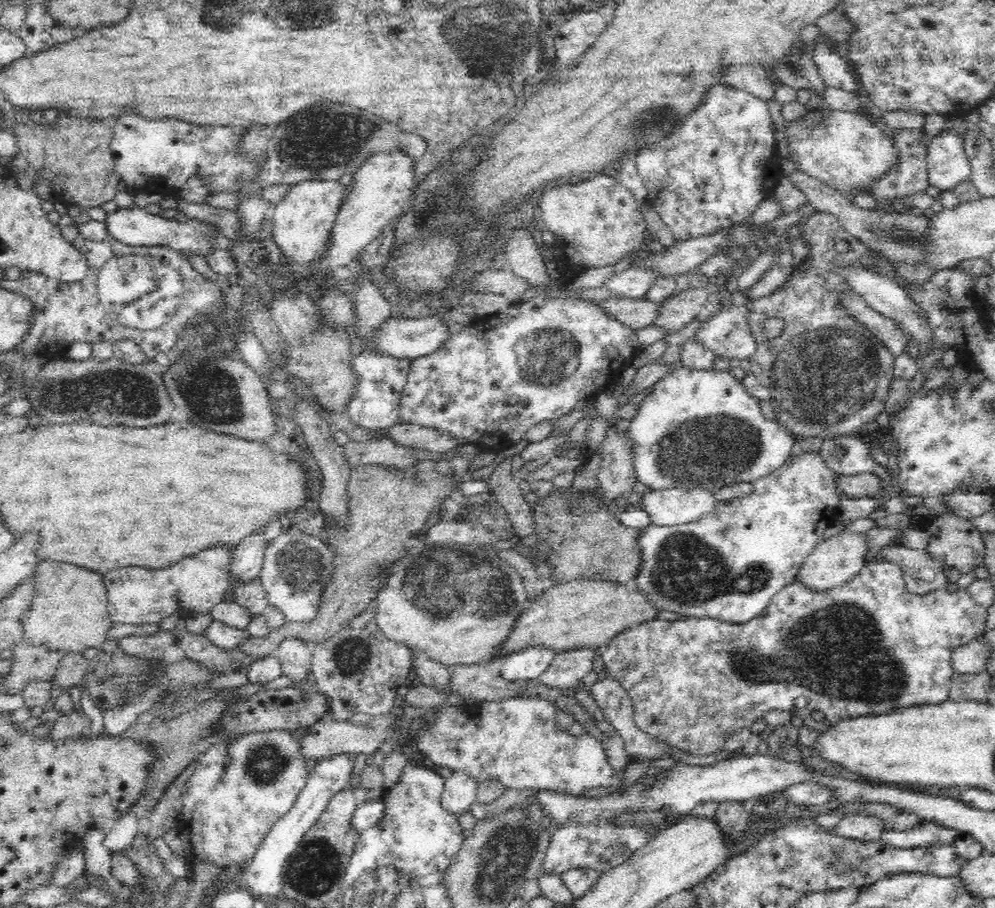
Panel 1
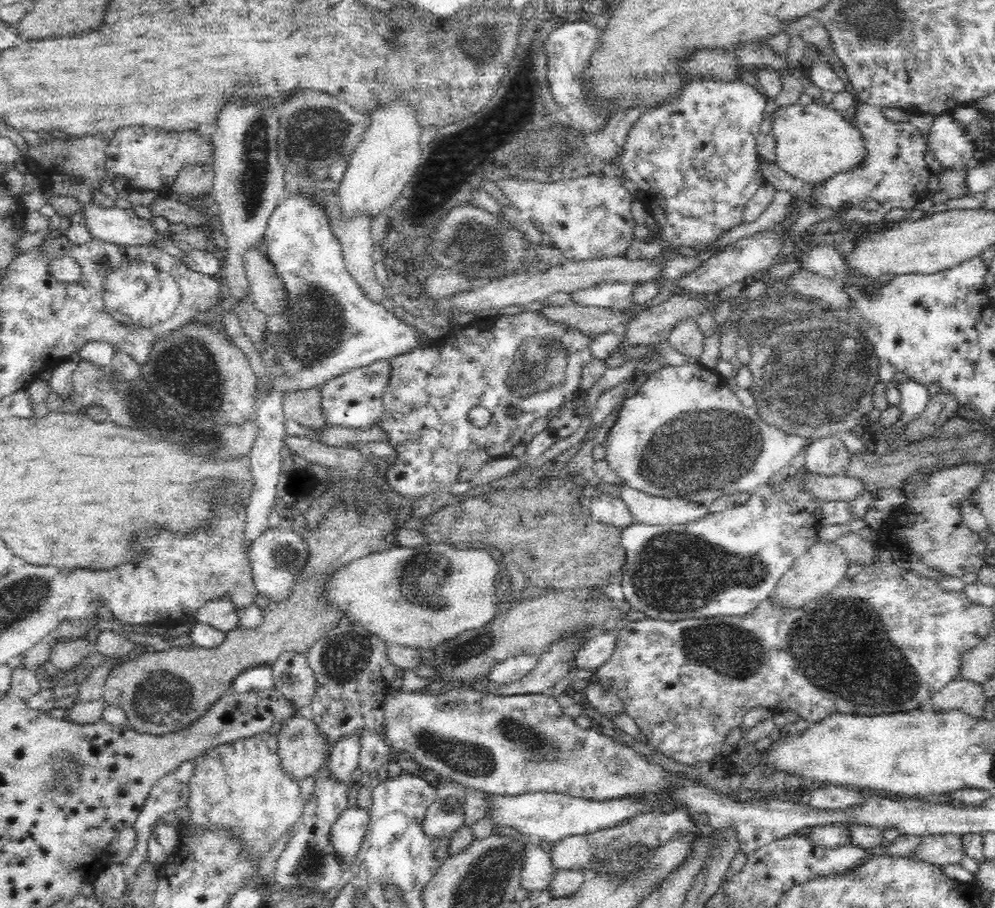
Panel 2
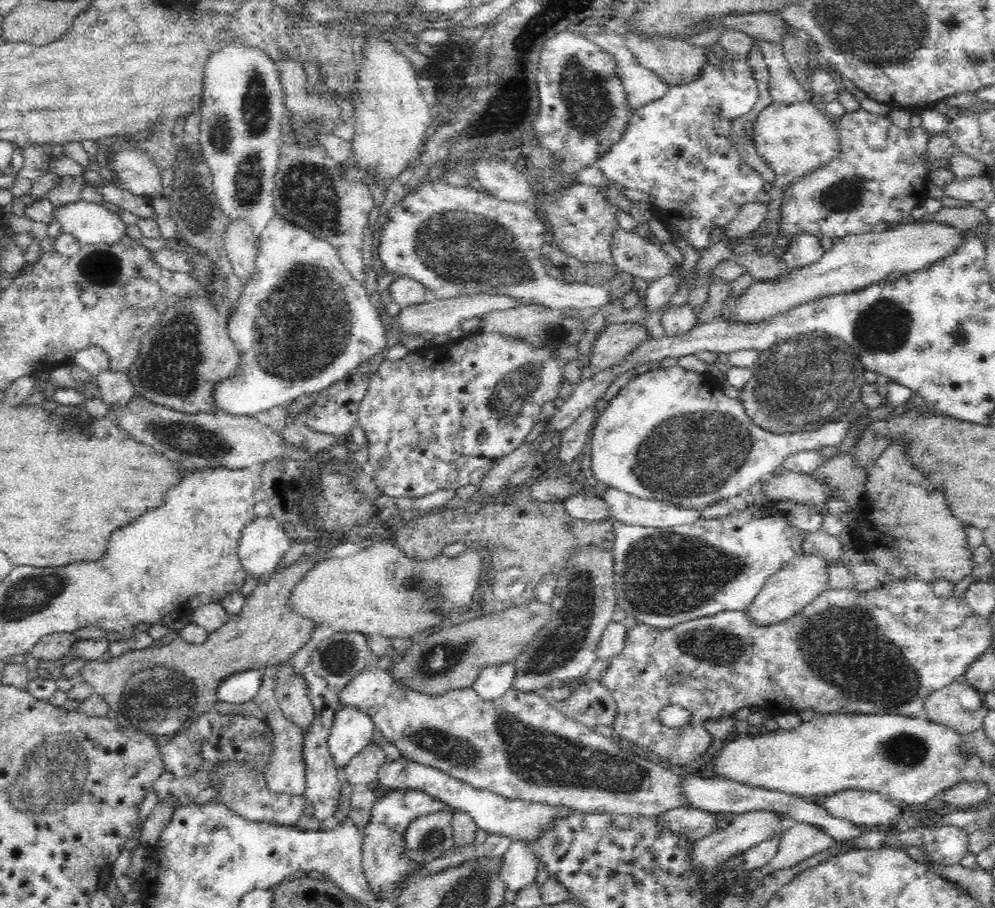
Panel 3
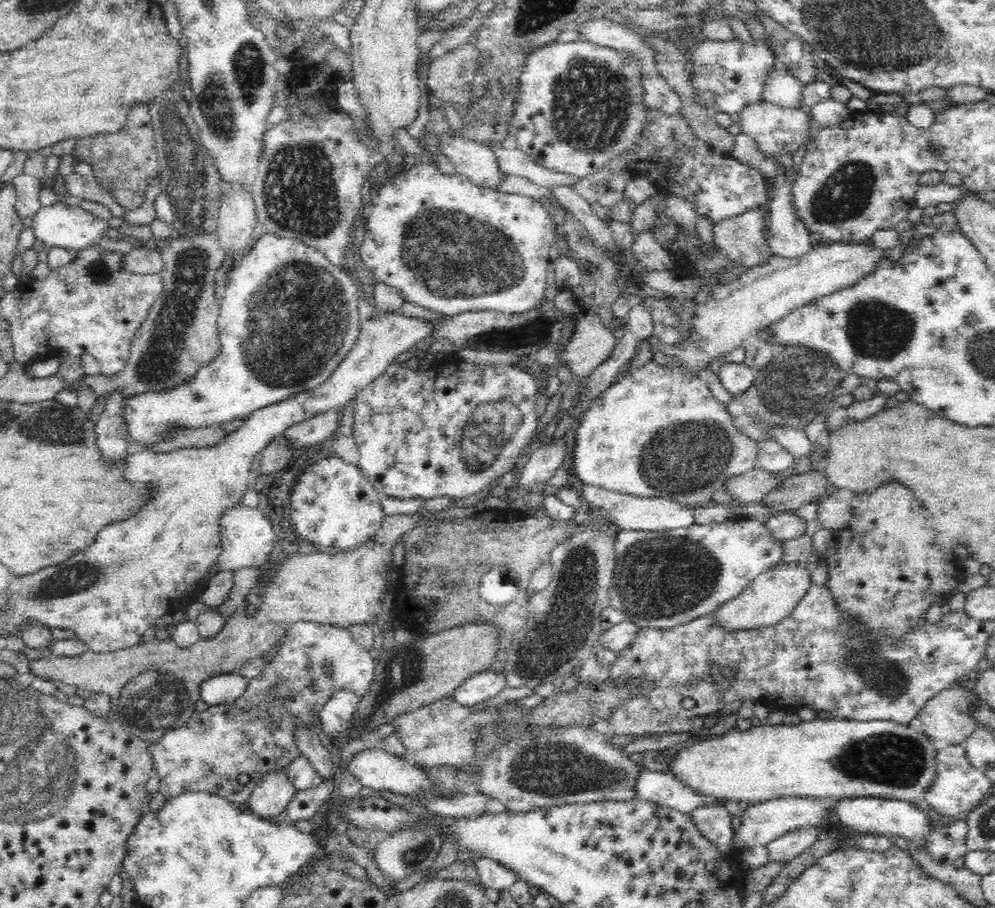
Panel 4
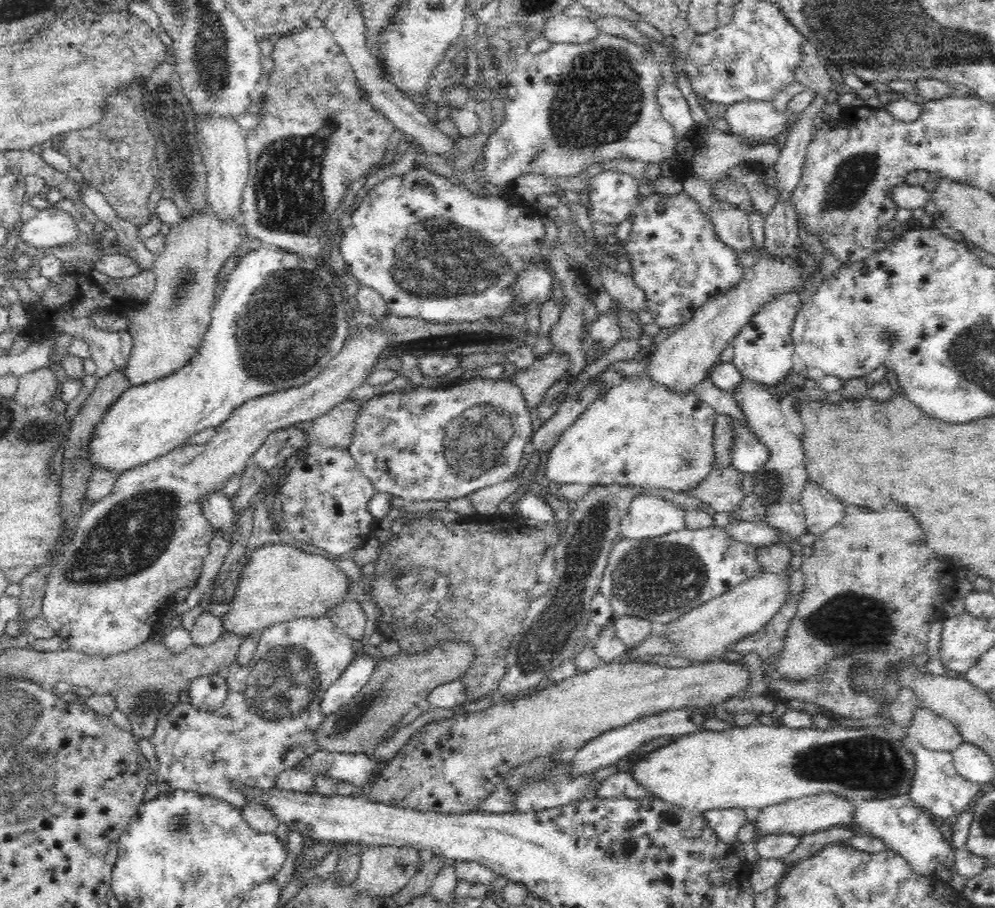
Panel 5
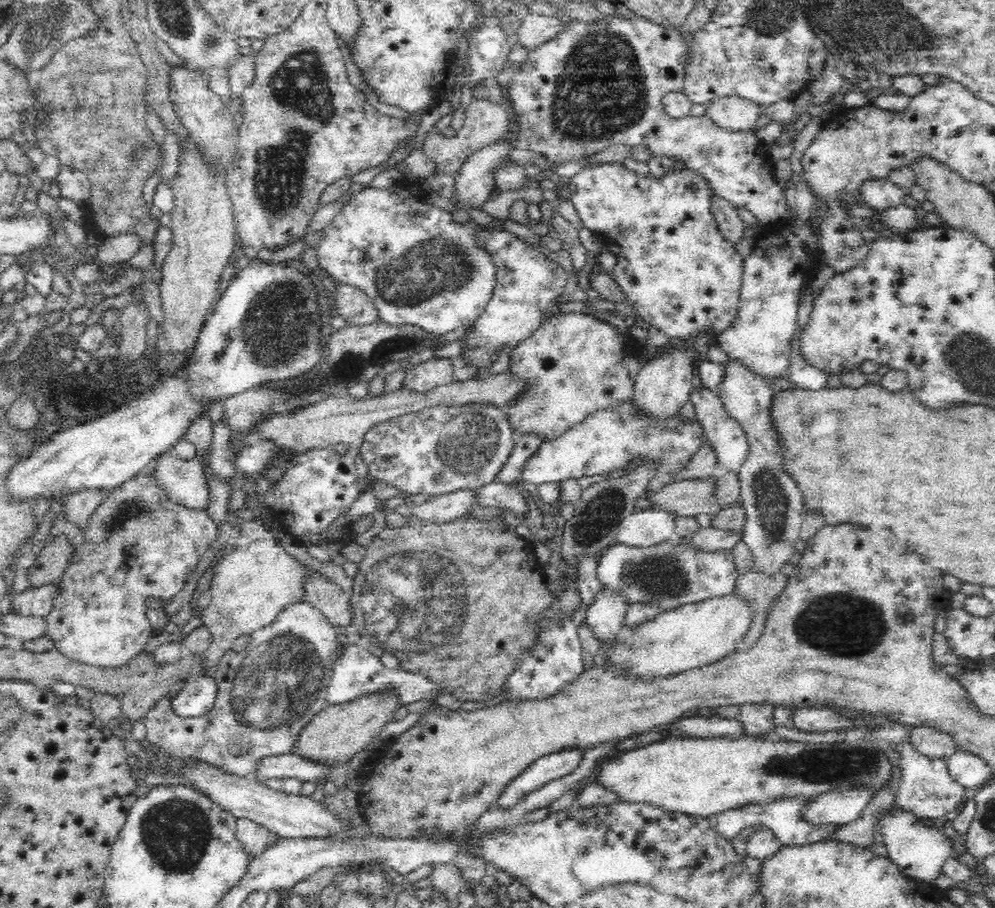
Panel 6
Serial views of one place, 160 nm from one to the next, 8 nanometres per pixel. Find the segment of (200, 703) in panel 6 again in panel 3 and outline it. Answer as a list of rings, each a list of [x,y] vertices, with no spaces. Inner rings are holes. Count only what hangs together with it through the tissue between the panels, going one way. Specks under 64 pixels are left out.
[[[252,669],[228,676],[219,687],[218,697],[230,704],[242,704],[253,700],[262,689],[264,673],[263,669]]]

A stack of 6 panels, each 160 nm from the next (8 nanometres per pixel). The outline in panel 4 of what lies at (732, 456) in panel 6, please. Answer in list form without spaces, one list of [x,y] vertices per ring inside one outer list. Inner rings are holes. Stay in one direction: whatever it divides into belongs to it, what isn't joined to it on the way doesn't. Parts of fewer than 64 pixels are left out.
[[[774,440],[761,442],[759,469],[767,472],[786,472],[793,469],[802,471],[806,468],[804,459],[798,459],[784,446]]]

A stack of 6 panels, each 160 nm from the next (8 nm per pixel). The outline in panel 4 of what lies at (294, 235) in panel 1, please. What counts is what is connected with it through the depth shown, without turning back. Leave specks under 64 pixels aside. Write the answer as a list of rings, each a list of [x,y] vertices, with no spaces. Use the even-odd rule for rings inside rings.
[[[274,233],[263,234],[254,246],[245,254],[241,260],[236,262],[231,270],[229,282],[225,288],[223,299],[220,304],[220,316],[218,318],[218,330],[222,350],[220,356],[212,362],[211,365],[204,366],[196,372],[195,378],[192,381],[186,382],[182,386],[178,386],[176,390],[166,390],[164,393],[144,393],[136,394],[126,398],[126,421],[128,422],[131,442],[135,444],[156,444],[158,440],[166,438],[166,432],[170,424],[178,424],[187,427],[203,427],[210,425],[222,425],[236,419],[246,420],[256,410],[279,404],[290,398],[294,394],[303,393],[304,391],[312,390],[320,384],[324,384],[334,374],[336,368],[346,360],[352,348],[356,346],[356,342],[360,338],[360,309],[358,306],[359,288],[354,281],[351,273],[344,268],[335,265],[326,257],[323,250],[315,246],[308,245],[307,242],[300,241],[299,238],[284,237]]]

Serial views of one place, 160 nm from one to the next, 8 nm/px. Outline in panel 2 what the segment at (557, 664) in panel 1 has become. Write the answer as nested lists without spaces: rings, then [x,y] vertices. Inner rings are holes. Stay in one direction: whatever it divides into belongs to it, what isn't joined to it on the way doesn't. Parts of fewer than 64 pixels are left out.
[[[606,630],[591,636],[591,638],[575,652],[575,657],[573,658],[573,664],[575,665],[570,674],[578,672],[578,670],[591,670],[594,672],[595,669],[600,668],[600,666],[612,656],[615,640],[616,630]]]

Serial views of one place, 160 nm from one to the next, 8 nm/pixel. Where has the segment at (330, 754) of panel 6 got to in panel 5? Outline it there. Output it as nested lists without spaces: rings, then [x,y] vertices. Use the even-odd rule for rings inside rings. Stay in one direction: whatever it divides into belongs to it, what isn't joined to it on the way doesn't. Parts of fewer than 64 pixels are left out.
[[[450,639],[417,653],[400,653],[391,658],[379,658],[366,686],[338,712],[323,718],[318,735],[321,750],[332,752],[374,752],[386,730],[404,718],[410,710],[440,686],[460,680],[478,656],[472,641]]]

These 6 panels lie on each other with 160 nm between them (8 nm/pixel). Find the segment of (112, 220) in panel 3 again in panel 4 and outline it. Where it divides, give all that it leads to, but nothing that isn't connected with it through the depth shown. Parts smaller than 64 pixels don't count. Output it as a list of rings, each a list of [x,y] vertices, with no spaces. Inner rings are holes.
[[[60,201],[53,206],[40,208],[32,218],[32,226],[37,241],[44,242],[50,248],[59,246],[76,252],[106,238],[108,230],[110,230],[108,220],[96,216],[90,210],[84,210],[80,205],[70,206],[70,204],[62,204]]]

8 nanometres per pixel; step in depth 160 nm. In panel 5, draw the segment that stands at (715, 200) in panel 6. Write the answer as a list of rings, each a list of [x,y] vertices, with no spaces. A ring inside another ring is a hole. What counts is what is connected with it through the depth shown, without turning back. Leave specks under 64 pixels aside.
[[[634,22],[638,30],[646,33],[651,39],[657,40],[657,42],[661,42],[665,46],[672,47],[670,53],[673,55],[673,64],[675,64],[675,83],[678,86],[678,89],[682,92],[684,98],[688,102],[688,107],[690,107],[690,115],[694,122],[702,130],[702,138],[703,138],[703,147],[698,147],[693,154],[692,161],[692,170],[696,172],[697,178],[700,180],[704,180],[706,184],[708,182],[714,182],[719,179],[722,175],[727,174],[728,170],[732,170],[735,166],[742,164],[742,162],[749,161],[757,161],[758,164],[765,164],[766,166],[774,166],[776,161],[778,160],[779,154],[781,153],[781,149],[774,145],[773,141],[769,141],[764,145],[756,145],[755,147],[750,147],[745,144],[742,140],[739,140],[736,136],[733,136],[730,133],[722,132],[717,129],[708,114],[704,109],[702,109],[700,103],[697,100],[697,96],[694,93],[694,90],[691,88],[691,84],[688,80],[684,72],[684,66],[686,61],[680,57],[679,52],[672,46],[672,41],[669,36],[664,35],[660,29],[656,28],[654,25],[648,22]],[[714,203],[709,218],[720,242],[729,246],[740,256],[745,252],[754,252],[755,238],[750,229],[748,213],[736,210],[732,205]]]

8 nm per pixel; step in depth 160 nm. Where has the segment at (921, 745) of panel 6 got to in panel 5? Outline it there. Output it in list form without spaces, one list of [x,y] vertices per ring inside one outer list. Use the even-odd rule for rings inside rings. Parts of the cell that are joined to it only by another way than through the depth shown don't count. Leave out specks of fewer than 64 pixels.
[[[917,707],[907,722],[905,734],[913,742],[938,751],[953,751],[964,742],[954,721],[939,715],[930,707]]]

